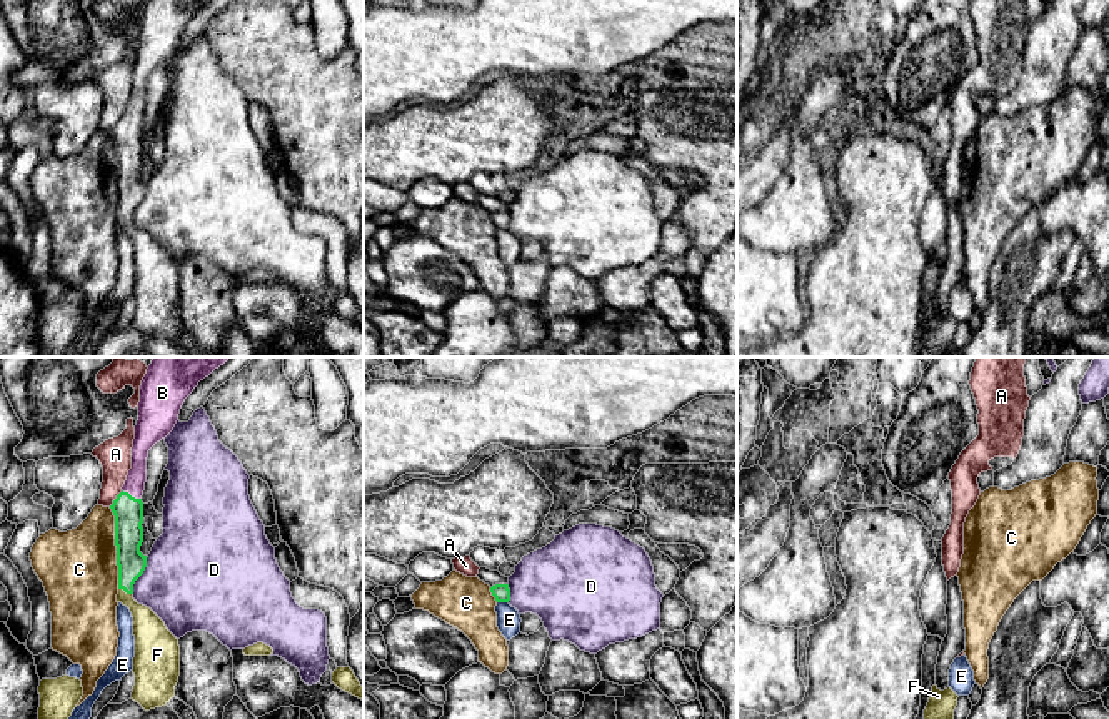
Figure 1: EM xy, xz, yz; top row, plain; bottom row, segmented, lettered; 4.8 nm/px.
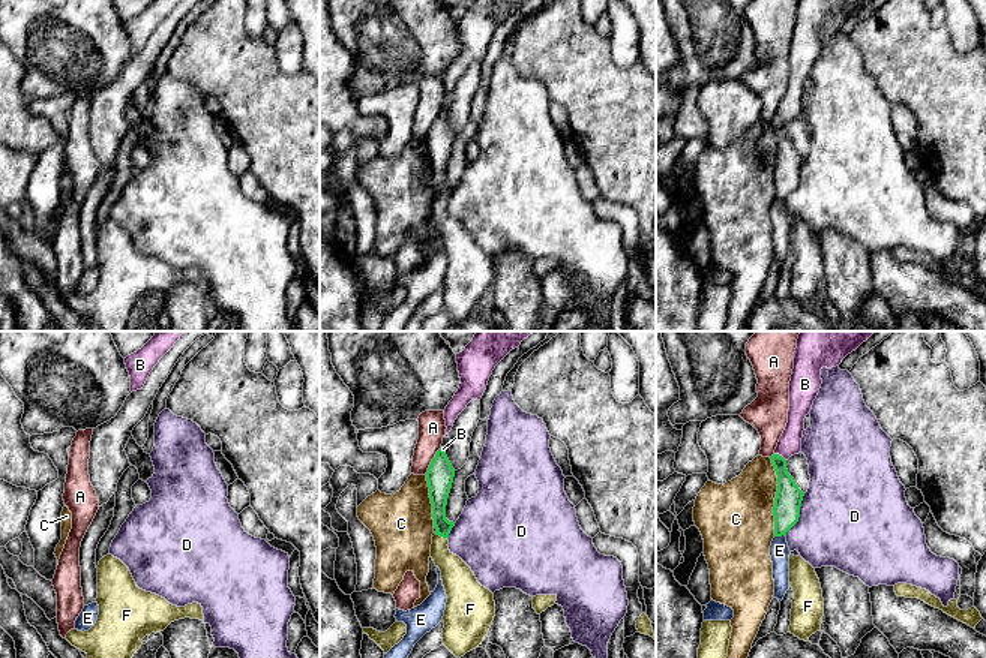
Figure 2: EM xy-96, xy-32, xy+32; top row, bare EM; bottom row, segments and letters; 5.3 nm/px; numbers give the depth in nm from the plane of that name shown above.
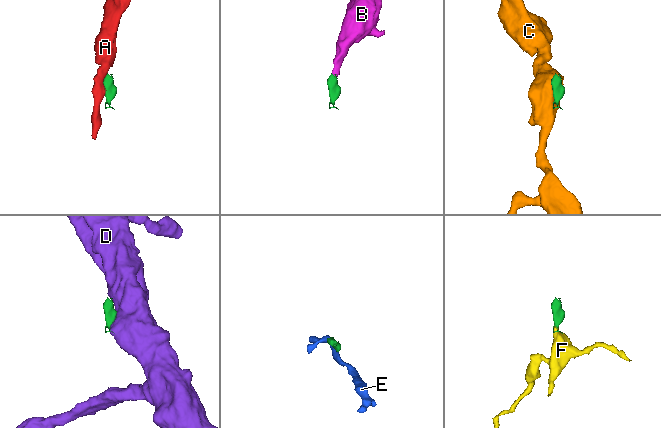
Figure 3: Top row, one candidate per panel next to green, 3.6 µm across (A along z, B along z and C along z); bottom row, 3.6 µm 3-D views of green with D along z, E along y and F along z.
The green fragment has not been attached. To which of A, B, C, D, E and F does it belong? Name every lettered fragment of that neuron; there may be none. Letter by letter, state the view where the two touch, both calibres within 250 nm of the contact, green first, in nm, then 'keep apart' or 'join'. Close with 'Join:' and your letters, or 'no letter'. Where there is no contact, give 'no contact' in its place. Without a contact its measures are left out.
A: contact in xy; calibres 140 and 160 nm; keep apart
B: contact in xy; calibres 140 and 100 nm; join
C: contact in xy; calibres 140 and 380 nm; keep apart
D: contact in xy; calibres 140 and 460 nm; keep apart
E: contact in xz; calibres 80 and 110 nm; keep apart
F: contact in xy; calibres 140 and 160 nm; join
Join: B, F

